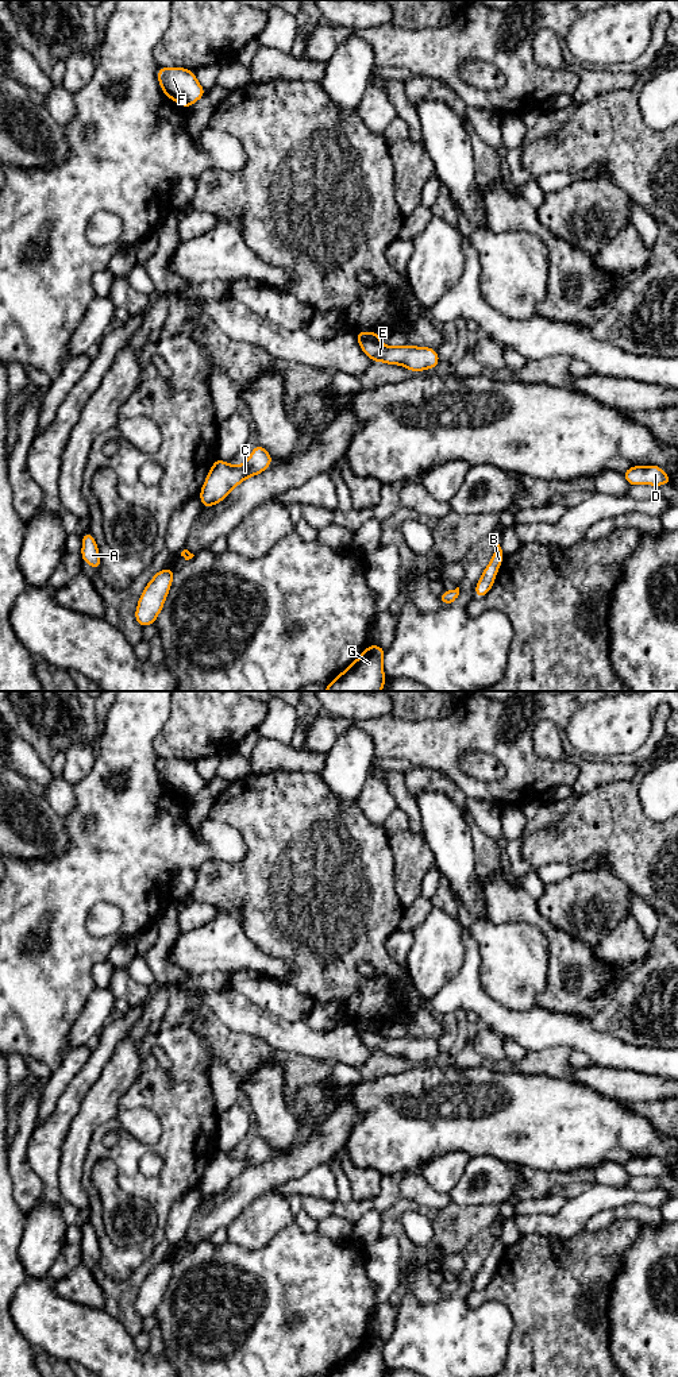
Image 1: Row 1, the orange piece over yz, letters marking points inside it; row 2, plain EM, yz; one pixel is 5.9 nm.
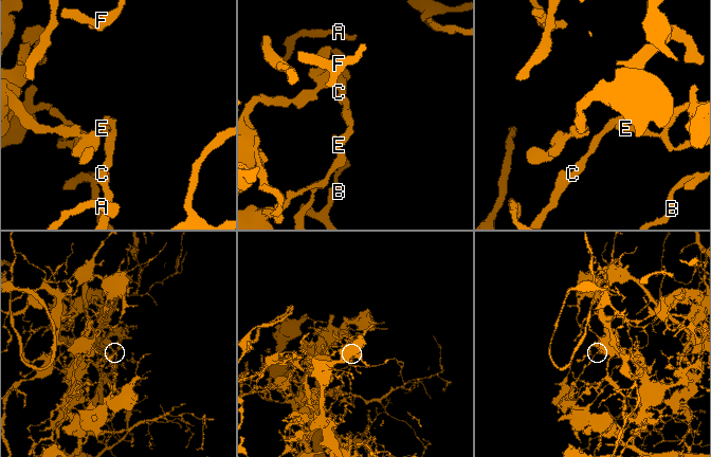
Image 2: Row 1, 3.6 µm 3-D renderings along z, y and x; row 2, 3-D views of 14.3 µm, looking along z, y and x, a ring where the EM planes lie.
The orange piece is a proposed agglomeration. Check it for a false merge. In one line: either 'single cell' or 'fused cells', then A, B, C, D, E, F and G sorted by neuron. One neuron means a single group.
fused cells | A E / B C D F G

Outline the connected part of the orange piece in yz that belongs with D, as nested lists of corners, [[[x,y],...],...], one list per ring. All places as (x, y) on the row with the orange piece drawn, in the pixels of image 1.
[[[656,464],[632,466],[621,474],[631,486],[673,483],[673,479]]]

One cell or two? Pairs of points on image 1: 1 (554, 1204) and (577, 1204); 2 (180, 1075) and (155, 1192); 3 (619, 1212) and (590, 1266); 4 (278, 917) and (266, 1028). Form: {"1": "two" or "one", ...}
{"1": "two", "2": "one", "3": "two", "4": "two"}

